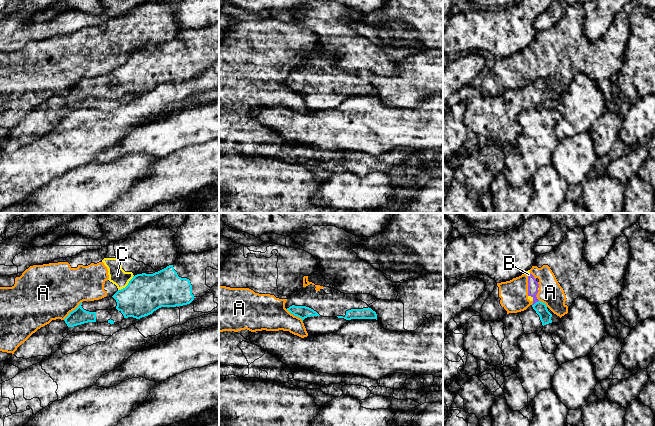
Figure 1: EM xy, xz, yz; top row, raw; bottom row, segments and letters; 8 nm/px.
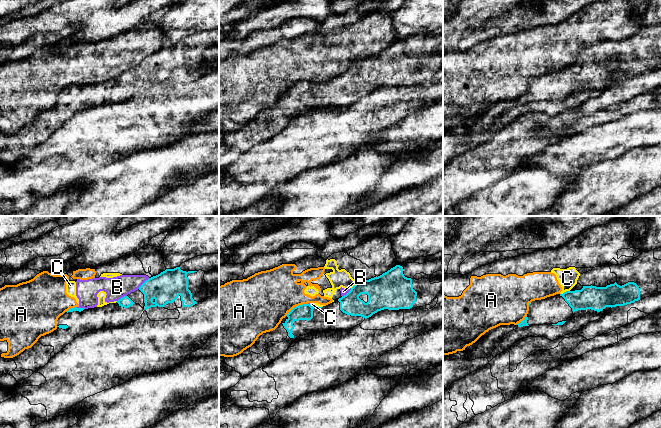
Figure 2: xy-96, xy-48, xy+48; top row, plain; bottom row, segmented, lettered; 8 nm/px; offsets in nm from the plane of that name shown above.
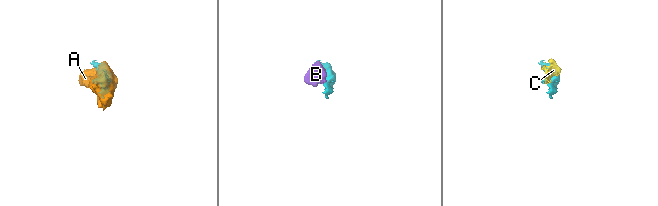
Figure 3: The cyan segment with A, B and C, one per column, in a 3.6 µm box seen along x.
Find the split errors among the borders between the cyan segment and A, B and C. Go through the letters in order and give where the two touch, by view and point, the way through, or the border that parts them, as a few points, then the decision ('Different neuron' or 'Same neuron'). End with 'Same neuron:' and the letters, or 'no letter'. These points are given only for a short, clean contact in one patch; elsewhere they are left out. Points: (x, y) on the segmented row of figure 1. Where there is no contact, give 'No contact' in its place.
A: Touches cyan at xy (73, 310). Boundary: xy (81, 301), (63, 319). Different neuron
B: Touches cyan at yz (536, 302). Different neuron
C: Touches cyan at xy (128, 284). Different neuron
Same neuron: no letter

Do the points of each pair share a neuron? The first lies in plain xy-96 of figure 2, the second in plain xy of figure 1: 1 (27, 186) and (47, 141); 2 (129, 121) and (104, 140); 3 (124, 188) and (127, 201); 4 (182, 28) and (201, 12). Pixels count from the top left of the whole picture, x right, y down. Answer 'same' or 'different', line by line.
1: same
2: same
3: different
4: same

